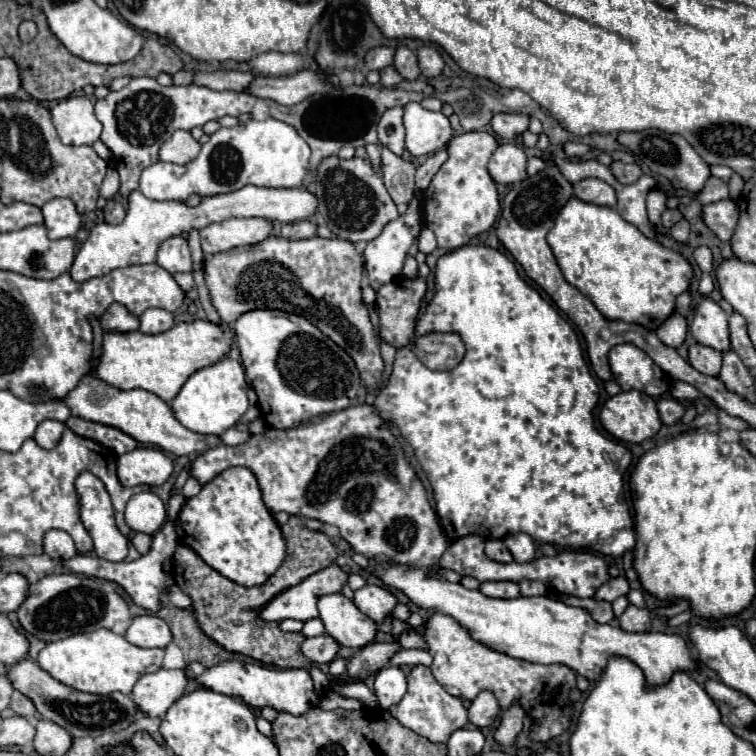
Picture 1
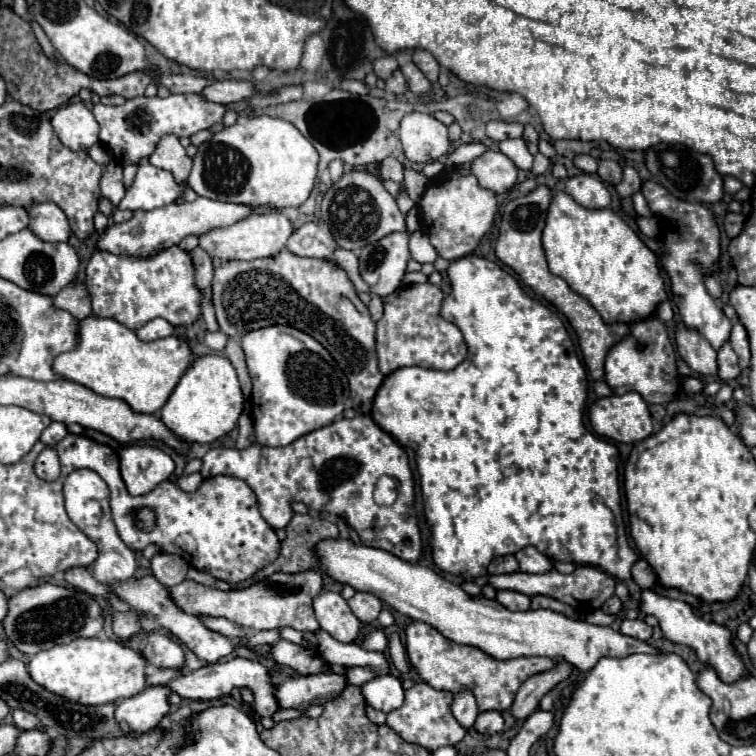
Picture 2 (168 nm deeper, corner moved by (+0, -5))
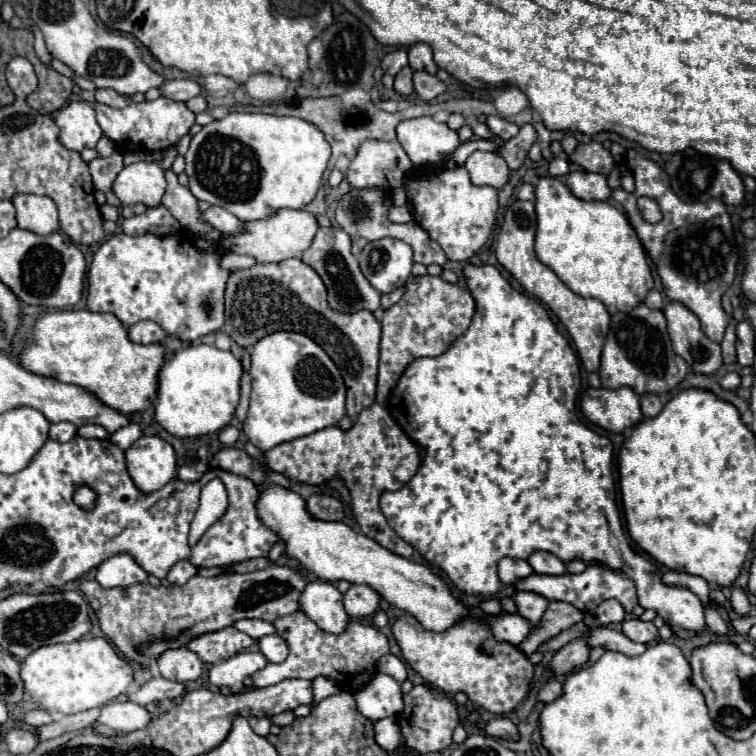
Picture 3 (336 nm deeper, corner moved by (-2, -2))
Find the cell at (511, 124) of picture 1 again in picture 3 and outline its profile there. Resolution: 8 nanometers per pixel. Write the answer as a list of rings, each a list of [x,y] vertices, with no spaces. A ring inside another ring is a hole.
[[[488,116],[486,126],[490,128],[490,132],[492,132],[494,136],[502,138],[504,142],[510,140],[512,136],[516,136],[518,130],[520,130],[516,124],[512,124],[510,120],[506,120],[506,118],[502,118],[502,116]]]

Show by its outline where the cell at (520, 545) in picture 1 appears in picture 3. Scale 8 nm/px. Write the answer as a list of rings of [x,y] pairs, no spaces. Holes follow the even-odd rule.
[[[534,552],[528,558],[528,564],[536,574],[566,574],[566,564],[548,552]]]

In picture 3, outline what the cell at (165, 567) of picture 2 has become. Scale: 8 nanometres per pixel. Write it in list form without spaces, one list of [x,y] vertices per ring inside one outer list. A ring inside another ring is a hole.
[[[180,560],[178,564],[172,566],[172,570],[168,572],[166,580],[170,584],[186,584],[194,574],[198,574],[198,568],[188,560]]]

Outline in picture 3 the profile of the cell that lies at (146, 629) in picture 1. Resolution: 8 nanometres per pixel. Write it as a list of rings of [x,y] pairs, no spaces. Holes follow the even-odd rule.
[[[188,648],[166,650],[158,658],[158,668],[164,678],[180,682],[180,684],[194,682],[194,680],[202,678],[202,674],[204,674],[202,660],[194,652],[190,652]]]

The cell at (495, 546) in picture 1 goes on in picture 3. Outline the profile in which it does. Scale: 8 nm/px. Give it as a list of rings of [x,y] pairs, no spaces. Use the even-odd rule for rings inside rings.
[[[502,558],[498,564],[498,574],[500,580],[508,586],[514,586],[518,580],[528,578],[530,574],[534,574],[532,566],[526,560],[516,560],[516,558]]]

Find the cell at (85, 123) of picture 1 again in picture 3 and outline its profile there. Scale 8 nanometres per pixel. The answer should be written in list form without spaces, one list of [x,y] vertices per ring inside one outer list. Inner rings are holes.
[[[74,100],[66,104],[56,112],[54,122],[60,128],[60,142],[70,150],[80,152],[84,148],[96,148],[98,140],[102,138],[94,106],[88,102]]]

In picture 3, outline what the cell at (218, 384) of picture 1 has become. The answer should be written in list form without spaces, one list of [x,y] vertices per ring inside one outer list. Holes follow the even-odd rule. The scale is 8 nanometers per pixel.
[[[210,344],[188,346],[176,352],[168,362],[164,362],[164,366],[158,372],[158,390],[154,400],[156,422],[164,430],[180,438],[192,438],[192,436],[202,436],[202,434],[222,430],[224,426],[228,426],[228,422],[234,416],[238,398],[240,398],[240,376],[242,376],[242,366],[232,352],[218,350],[216,346],[210,346]]]

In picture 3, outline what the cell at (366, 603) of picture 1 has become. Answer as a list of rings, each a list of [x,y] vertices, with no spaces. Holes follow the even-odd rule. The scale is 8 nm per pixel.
[[[352,584],[350,590],[344,594],[344,608],[352,618],[370,616],[376,612],[380,596],[364,584]]]

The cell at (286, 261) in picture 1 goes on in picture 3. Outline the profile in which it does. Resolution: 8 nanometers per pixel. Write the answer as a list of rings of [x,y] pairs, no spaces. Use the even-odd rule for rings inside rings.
[[[290,258],[280,264],[256,264],[248,270],[236,270],[226,286],[226,324],[224,332],[242,348],[254,346],[260,338],[278,332],[300,332],[312,338],[338,366],[346,384],[346,414],[356,418],[364,408],[376,400],[376,374],[378,374],[378,348],[380,348],[380,322],[372,312],[360,310],[354,314],[332,312],[326,302],[326,286],[320,276],[298,258]]]

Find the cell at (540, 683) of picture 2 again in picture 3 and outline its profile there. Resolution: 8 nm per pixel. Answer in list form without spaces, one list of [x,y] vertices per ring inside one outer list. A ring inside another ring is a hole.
[[[582,636],[582,638],[568,642],[562,650],[558,650],[550,662],[550,668],[554,674],[568,674],[580,668],[582,664],[586,664],[588,658],[590,658],[590,646],[586,638]]]

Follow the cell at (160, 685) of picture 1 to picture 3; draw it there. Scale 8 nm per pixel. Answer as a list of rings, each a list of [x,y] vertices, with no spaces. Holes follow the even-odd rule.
[[[110,702],[100,708],[100,716],[94,722],[94,730],[104,736],[130,734],[148,726],[150,714],[144,706],[132,702]]]

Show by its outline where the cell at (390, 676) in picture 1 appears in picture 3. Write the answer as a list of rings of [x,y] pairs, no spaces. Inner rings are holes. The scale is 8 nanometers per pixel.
[[[382,672],[374,674],[374,678],[362,690],[358,690],[354,698],[358,702],[360,714],[372,722],[378,722],[386,716],[396,716],[400,710],[404,710],[400,684]]]

